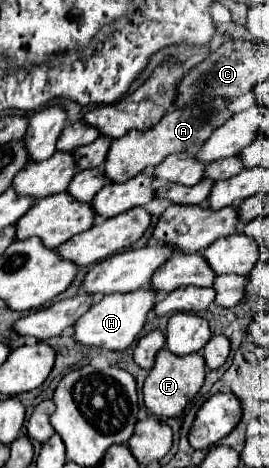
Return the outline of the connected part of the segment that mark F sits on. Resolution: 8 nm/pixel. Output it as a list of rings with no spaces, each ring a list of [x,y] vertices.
[[[159,350],[155,358],[155,366],[149,370],[149,376],[143,386],[145,406],[155,416],[173,418],[185,410],[185,406],[193,400],[193,396],[201,390],[205,380],[205,360],[201,354],[187,354],[175,356],[169,350]]]

